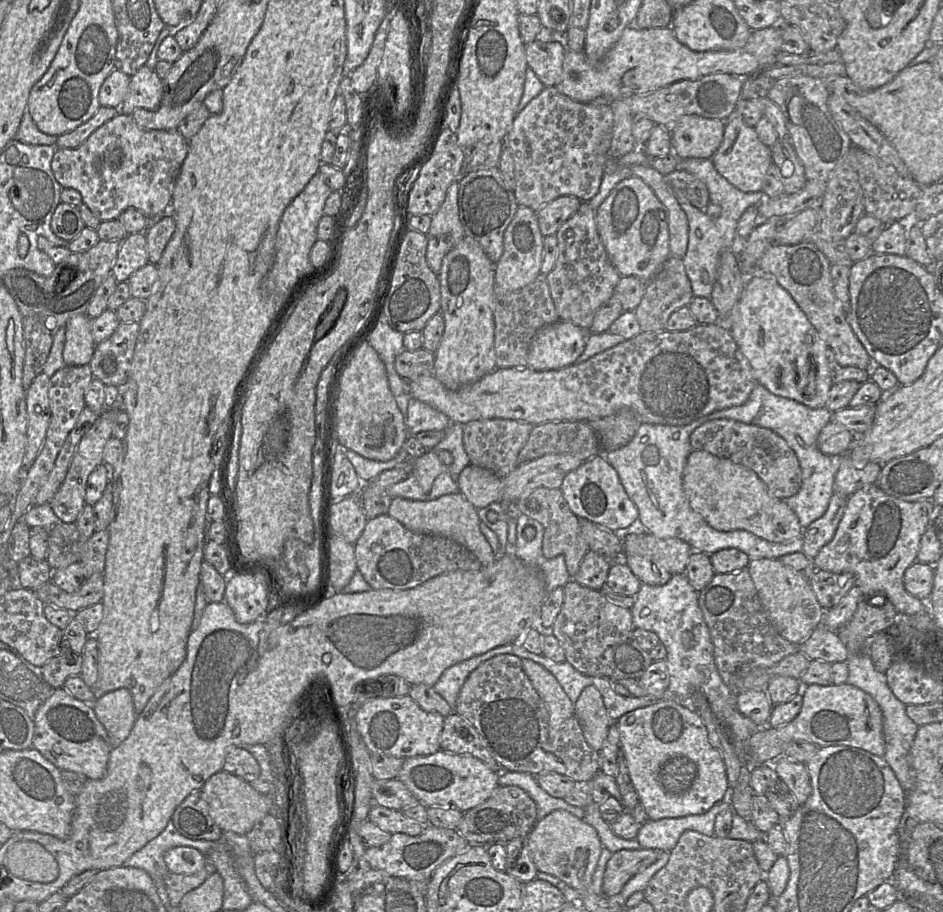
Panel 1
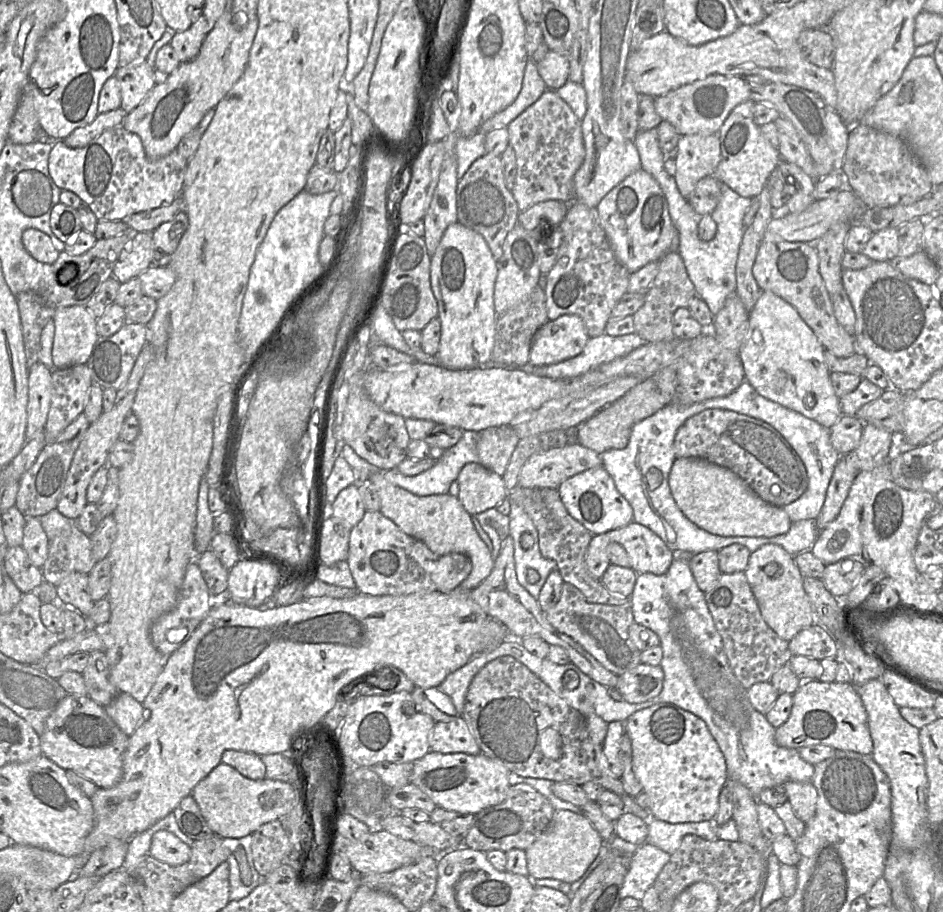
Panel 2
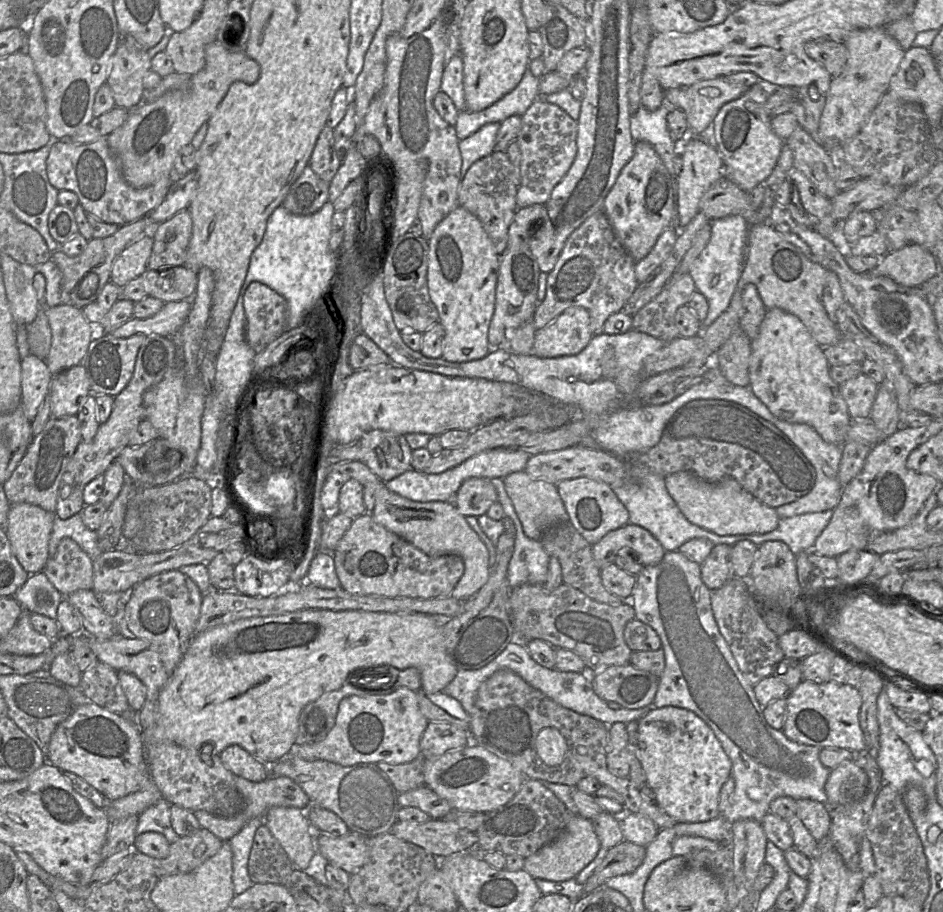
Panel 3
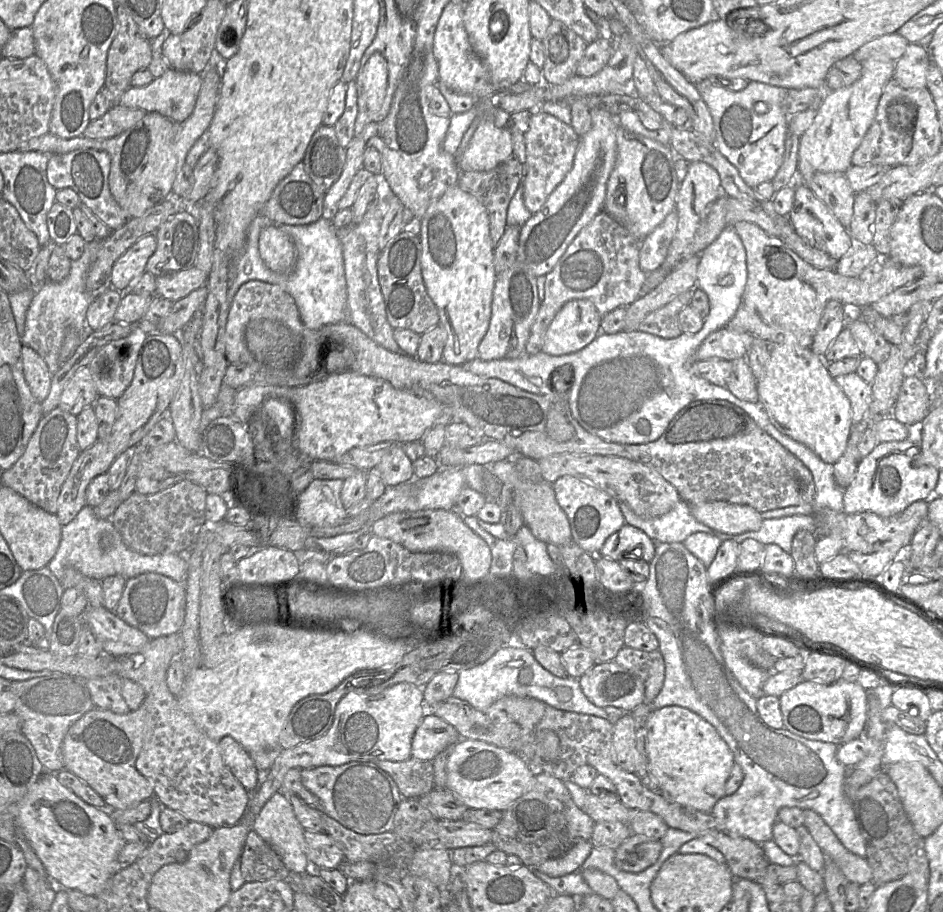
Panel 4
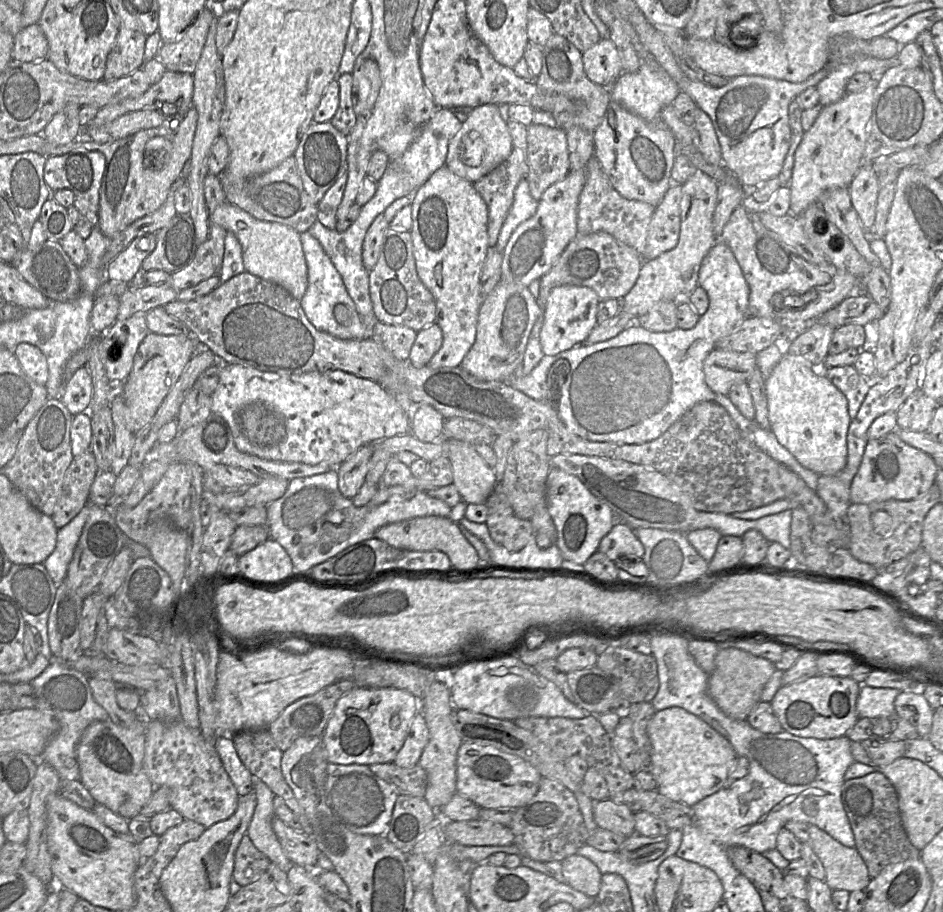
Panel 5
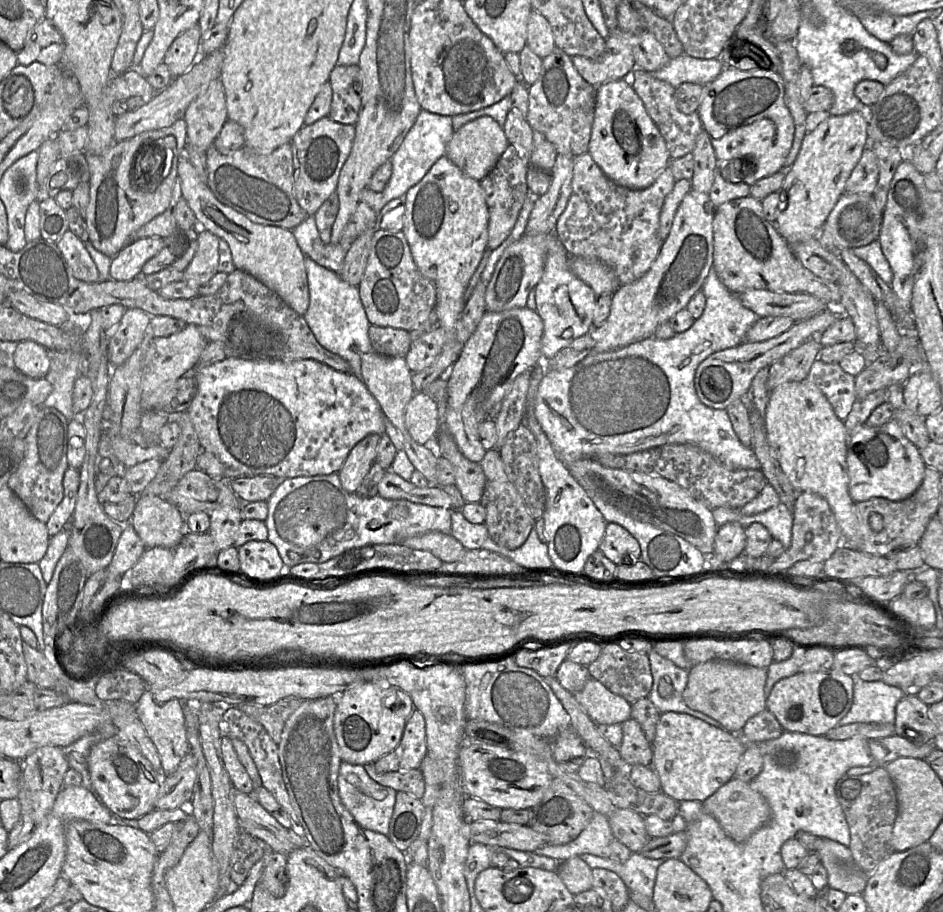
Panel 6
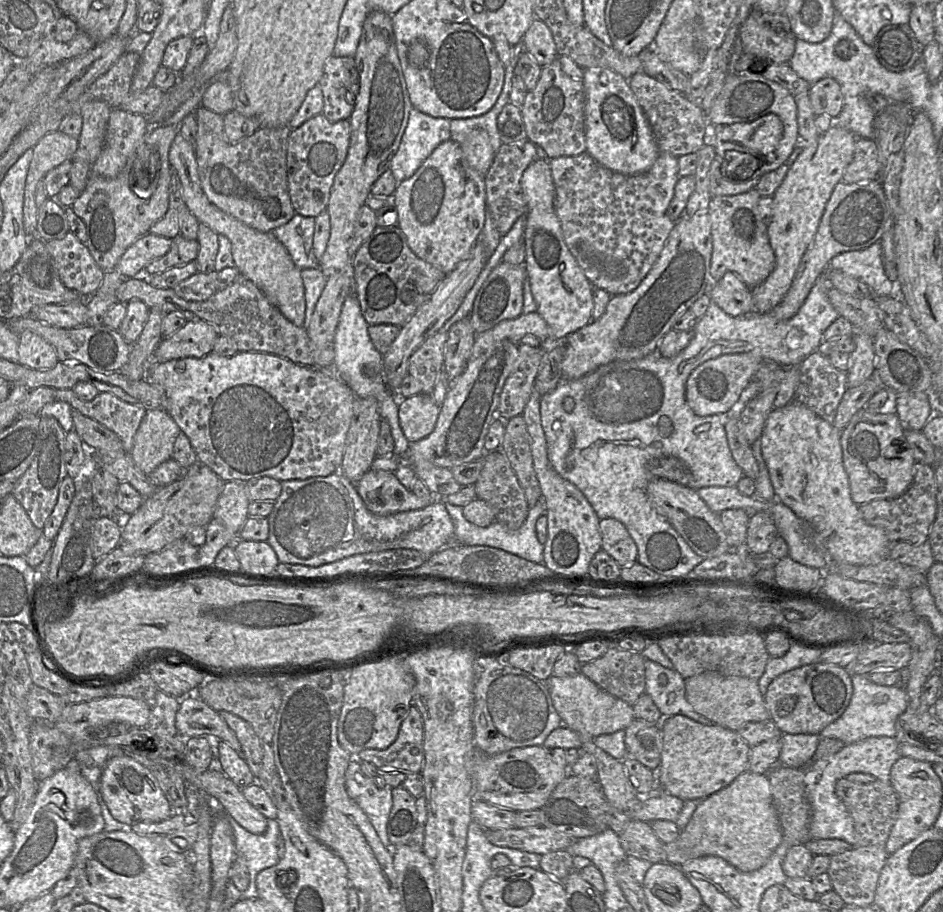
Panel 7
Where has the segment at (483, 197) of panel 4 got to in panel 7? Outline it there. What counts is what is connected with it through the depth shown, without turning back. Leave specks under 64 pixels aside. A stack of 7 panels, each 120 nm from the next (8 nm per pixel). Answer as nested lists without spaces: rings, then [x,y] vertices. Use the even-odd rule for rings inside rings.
[[[530,140],[511,144],[502,144],[494,161],[485,174],[486,204],[491,213],[497,231],[506,235],[516,220],[525,216],[527,201],[521,187],[521,178],[526,168],[537,158],[537,148]]]

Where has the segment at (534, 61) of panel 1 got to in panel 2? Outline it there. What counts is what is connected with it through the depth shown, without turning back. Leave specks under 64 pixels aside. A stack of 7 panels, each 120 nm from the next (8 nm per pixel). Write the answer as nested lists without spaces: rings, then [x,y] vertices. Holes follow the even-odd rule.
[[[549,50],[536,67],[547,89],[556,91],[569,81],[570,51]]]

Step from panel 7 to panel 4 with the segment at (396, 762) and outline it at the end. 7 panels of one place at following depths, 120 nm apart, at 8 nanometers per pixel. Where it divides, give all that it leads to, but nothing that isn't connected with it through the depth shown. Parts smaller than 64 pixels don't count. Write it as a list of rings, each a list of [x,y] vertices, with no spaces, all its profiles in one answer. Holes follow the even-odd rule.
[[[426,714],[413,736],[411,757],[432,761],[440,752],[454,746],[460,739],[451,724],[433,714]]]

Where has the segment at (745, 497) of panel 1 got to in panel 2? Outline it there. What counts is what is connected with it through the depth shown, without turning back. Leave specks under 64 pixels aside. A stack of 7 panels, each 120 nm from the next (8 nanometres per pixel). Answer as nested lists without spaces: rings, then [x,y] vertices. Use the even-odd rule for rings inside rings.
[[[694,457],[676,458],[669,474],[669,487],[676,504],[698,527],[722,537],[773,537],[785,534],[791,520],[782,507],[761,499],[728,468]]]

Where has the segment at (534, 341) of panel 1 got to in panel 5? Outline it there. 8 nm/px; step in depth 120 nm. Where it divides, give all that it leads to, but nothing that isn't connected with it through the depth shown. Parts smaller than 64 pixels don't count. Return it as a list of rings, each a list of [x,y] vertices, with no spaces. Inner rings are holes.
[[[574,285],[553,288],[541,314],[543,325],[540,331],[540,345],[543,355],[554,356],[584,343],[597,325],[598,304],[599,298],[591,288]]]

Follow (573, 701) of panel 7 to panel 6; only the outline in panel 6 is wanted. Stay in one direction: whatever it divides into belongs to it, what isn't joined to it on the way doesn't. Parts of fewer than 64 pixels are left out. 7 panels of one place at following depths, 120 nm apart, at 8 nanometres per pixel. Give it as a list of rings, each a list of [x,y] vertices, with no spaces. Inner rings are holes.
[[[590,677],[574,697],[597,725],[622,724],[631,718],[631,704],[595,678]]]

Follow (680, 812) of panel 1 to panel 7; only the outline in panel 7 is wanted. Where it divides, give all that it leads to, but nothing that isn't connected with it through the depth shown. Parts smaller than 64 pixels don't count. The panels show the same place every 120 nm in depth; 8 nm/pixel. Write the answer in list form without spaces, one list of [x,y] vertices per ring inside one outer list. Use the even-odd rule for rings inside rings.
[[[683,715],[664,717],[661,722],[662,752],[657,771],[661,790],[684,801],[704,799],[731,784],[736,777],[748,771],[751,747],[739,734],[722,726],[703,725]]]

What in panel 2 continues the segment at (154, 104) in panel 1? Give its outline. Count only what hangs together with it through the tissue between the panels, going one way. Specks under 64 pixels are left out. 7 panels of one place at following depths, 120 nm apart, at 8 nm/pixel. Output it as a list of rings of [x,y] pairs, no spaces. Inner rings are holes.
[[[146,60],[119,66],[114,76],[119,82],[121,92],[120,108],[127,114],[141,104],[156,85],[154,69]]]

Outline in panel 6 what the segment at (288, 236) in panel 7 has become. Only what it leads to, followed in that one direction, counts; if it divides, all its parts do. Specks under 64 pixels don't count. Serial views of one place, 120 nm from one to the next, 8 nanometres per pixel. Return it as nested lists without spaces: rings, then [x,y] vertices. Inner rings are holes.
[[[308,216],[291,231],[305,257],[333,272],[341,272],[350,246],[343,246],[340,243],[325,244],[319,235],[315,216]]]

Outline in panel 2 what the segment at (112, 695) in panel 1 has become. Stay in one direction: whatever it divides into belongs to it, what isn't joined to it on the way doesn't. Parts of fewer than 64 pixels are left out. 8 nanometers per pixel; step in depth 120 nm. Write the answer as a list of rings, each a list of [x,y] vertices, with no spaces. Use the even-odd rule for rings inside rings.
[[[119,693],[104,709],[118,728],[128,737],[135,732],[145,718],[143,705],[126,693]]]

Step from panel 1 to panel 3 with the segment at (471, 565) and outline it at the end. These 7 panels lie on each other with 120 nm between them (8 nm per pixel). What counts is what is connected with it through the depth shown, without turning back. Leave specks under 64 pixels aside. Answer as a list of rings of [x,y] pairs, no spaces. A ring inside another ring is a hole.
[[[365,512],[338,542],[333,554],[341,587],[354,594],[431,599],[451,595],[464,573],[464,562],[457,555],[431,557],[378,524]]]

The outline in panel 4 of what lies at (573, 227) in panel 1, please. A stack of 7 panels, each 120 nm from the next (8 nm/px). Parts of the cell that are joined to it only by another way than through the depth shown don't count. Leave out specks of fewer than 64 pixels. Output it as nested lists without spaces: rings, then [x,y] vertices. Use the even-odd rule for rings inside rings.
[[[600,211],[574,238],[554,268],[545,275],[544,298],[531,326],[524,354],[535,355],[541,351],[545,332],[565,303],[576,299],[590,300],[602,318],[617,307],[628,307],[642,293],[648,273],[639,265],[640,242],[635,240],[626,229],[613,220],[606,212]]]

